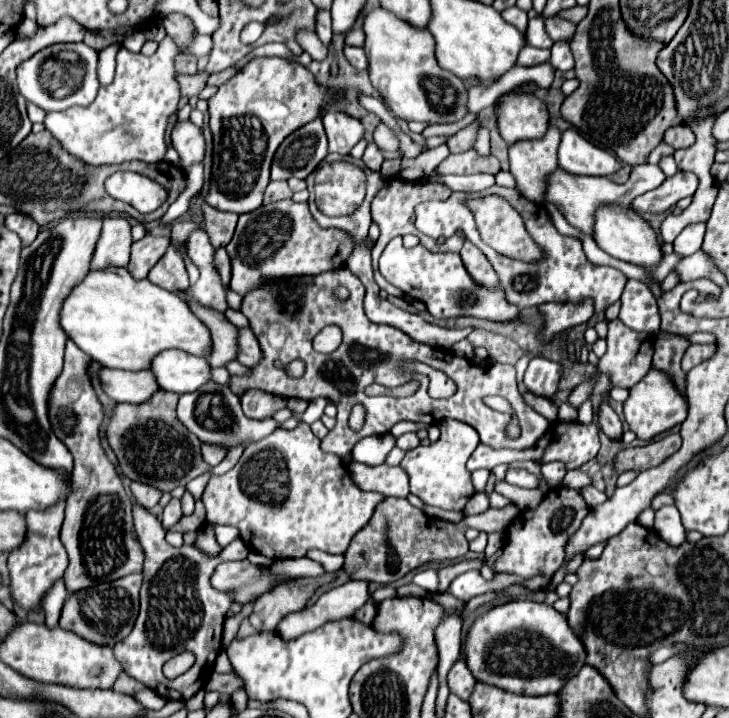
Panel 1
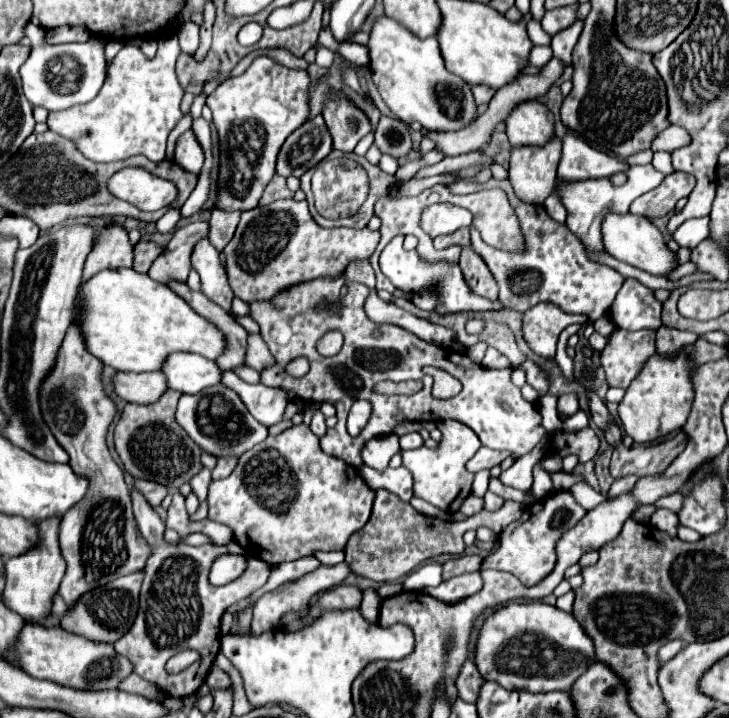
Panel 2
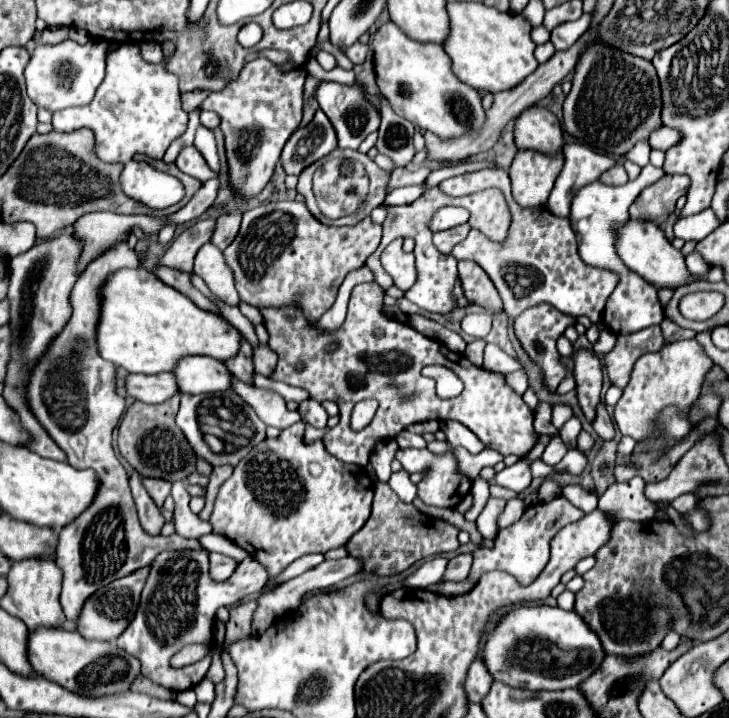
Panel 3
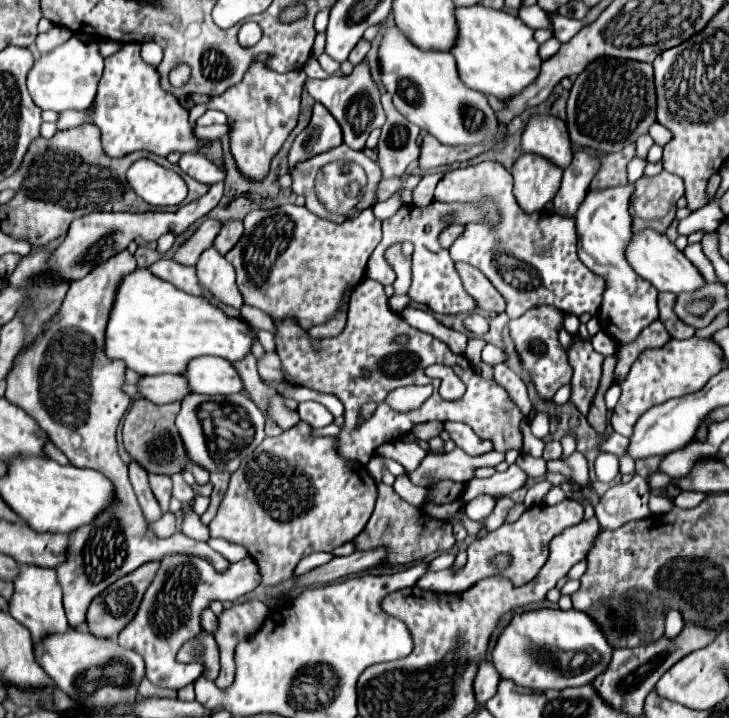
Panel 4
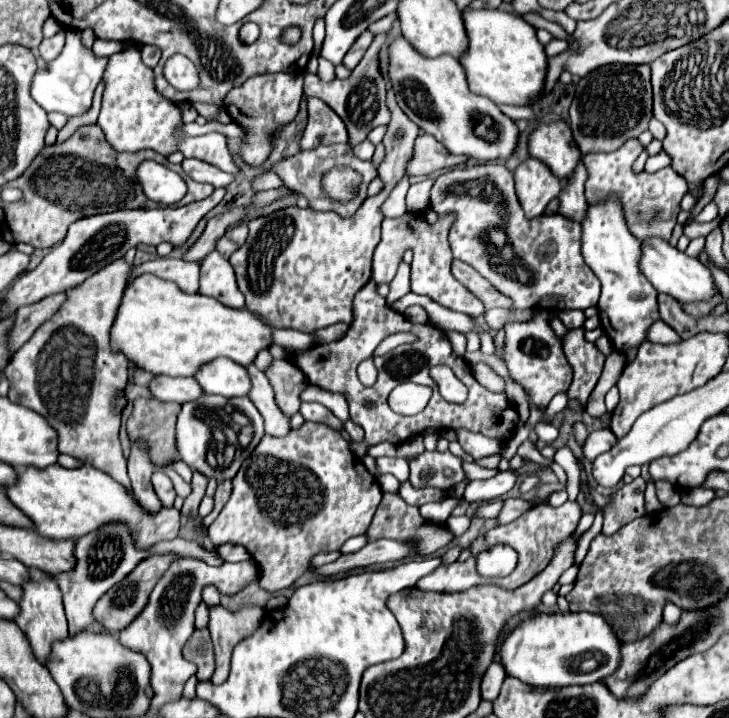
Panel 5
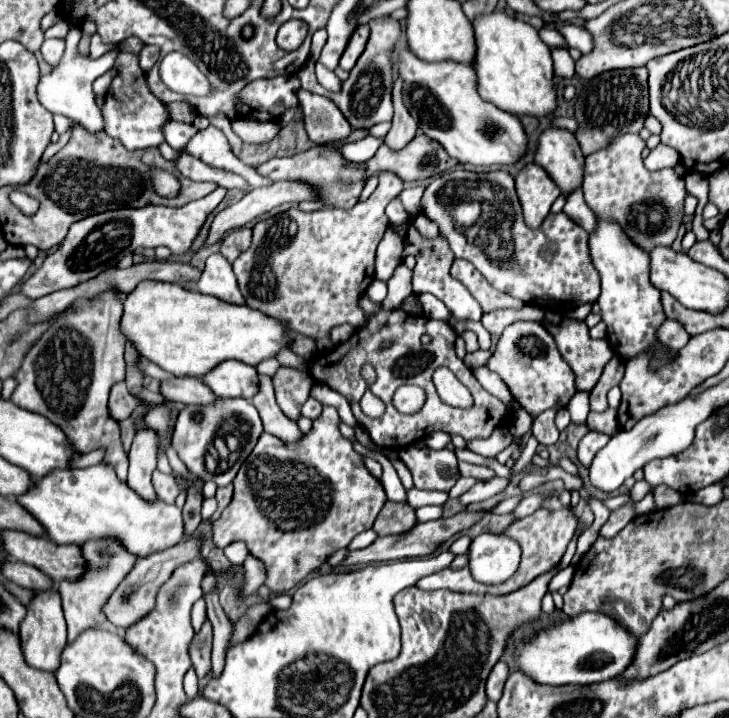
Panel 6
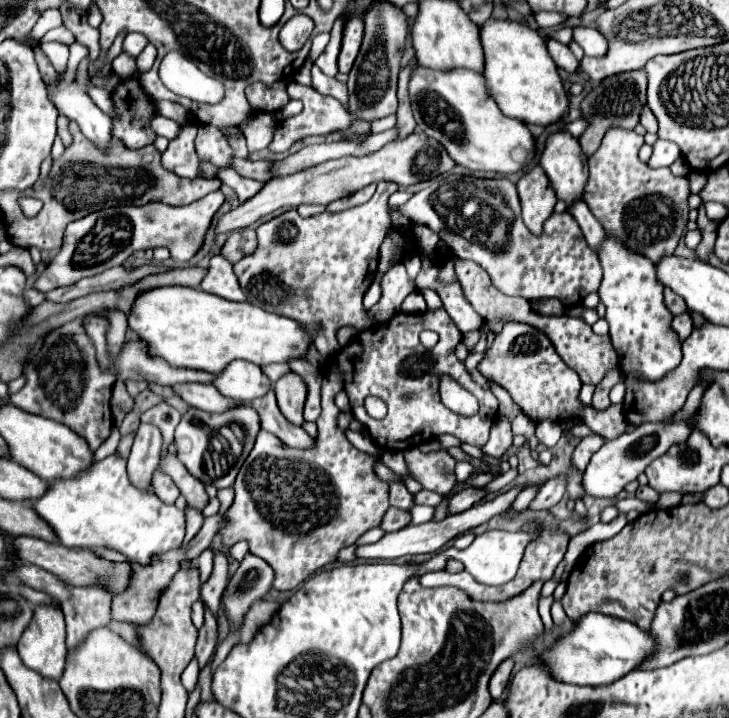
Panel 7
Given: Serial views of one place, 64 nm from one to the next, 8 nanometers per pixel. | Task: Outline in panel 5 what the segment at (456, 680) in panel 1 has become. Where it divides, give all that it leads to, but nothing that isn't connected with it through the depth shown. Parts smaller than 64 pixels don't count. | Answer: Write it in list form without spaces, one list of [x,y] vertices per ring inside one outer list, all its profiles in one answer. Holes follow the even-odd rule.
[[[492,662],[490,668],[486,670],[484,678],[482,678],[482,698],[484,700],[496,700],[504,680],[506,680],[504,666],[500,662]]]

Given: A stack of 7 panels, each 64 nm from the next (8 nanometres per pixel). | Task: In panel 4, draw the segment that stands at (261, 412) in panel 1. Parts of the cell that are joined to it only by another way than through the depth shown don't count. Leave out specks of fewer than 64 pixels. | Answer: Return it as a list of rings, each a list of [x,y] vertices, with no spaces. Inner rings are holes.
[[[278,394],[272,398],[270,408],[274,408],[274,410],[272,410],[272,418],[274,418],[274,420],[284,428],[284,430],[288,430],[288,428],[292,428],[296,422],[300,422],[298,412],[288,410],[288,408],[282,404],[282,398],[280,398]]]

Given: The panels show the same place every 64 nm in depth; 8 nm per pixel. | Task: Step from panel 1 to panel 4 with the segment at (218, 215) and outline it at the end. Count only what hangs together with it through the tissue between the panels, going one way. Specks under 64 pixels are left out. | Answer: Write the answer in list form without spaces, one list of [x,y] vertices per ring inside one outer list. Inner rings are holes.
[[[240,220],[224,222],[220,234],[218,234],[216,240],[214,240],[214,248],[216,248],[222,256],[226,256],[226,254],[238,244],[238,240],[240,240],[242,234],[244,234],[244,226],[242,226]]]

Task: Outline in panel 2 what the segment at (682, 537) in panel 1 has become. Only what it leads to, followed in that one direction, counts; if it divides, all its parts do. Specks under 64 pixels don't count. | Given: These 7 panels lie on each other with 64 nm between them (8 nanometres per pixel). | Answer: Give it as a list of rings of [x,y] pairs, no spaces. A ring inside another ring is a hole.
[[[656,510],[656,512],[654,512],[654,516],[650,518],[650,522],[652,522],[656,528],[660,528],[660,530],[668,532],[670,536],[676,536],[678,516],[676,516],[674,512],[670,512],[670,510]]]

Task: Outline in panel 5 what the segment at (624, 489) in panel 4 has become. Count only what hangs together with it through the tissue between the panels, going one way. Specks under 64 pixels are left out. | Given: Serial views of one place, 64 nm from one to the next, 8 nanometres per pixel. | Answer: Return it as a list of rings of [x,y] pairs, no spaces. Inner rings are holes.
[[[636,478],[630,484],[624,484],[614,494],[614,504],[604,508],[604,518],[606,518],[604,534],[606,536],[612,536],[624,524],[644,514],[644,490],[646,490],[646,480]]]

